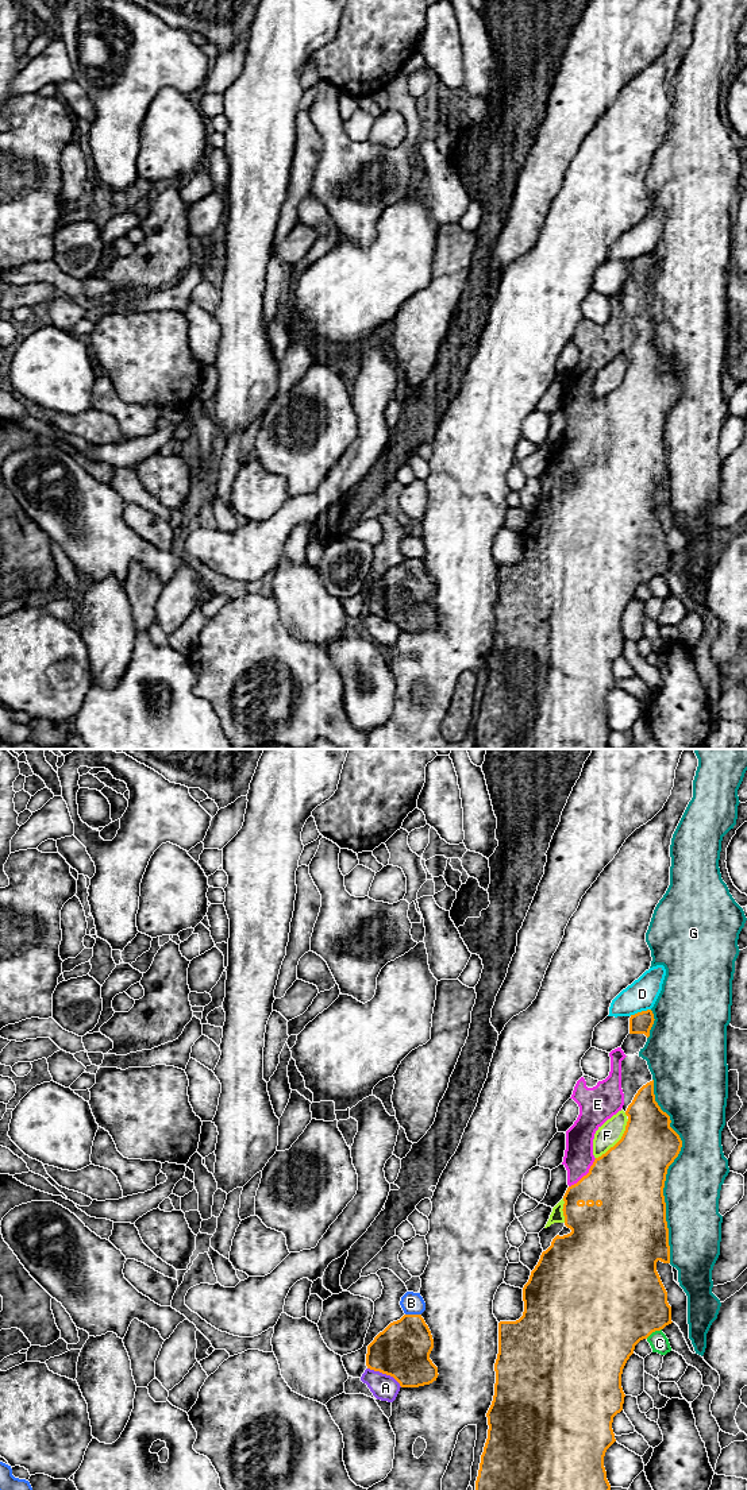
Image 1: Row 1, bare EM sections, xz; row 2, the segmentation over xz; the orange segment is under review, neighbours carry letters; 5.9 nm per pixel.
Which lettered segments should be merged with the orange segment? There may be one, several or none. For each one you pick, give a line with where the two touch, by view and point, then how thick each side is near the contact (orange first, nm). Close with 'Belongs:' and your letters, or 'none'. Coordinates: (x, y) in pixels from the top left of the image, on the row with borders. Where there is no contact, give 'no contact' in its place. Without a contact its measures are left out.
E: xz (586, 1174) | 420/180 nm
Belongs: E

